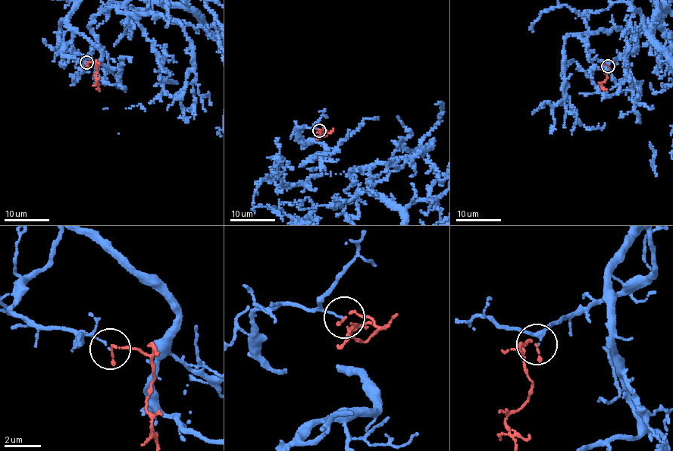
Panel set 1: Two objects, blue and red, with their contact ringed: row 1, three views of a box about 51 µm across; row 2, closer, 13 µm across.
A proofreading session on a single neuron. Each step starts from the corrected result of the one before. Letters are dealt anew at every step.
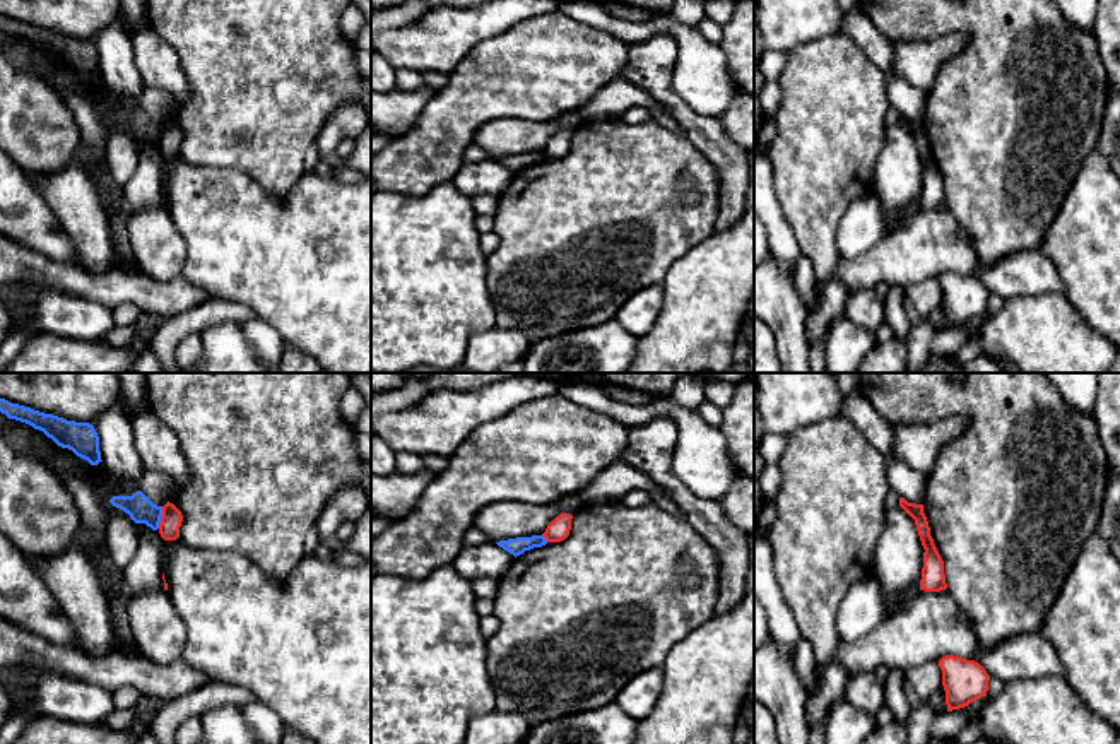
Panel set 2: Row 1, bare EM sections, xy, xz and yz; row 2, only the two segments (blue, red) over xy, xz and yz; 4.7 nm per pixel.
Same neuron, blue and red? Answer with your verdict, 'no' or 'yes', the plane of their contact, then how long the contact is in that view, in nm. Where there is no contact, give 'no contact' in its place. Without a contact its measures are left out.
no | xy | 110 nm

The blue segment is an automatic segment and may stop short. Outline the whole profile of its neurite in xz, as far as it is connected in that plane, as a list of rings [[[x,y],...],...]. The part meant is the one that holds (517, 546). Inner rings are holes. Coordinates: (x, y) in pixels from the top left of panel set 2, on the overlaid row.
[[[532,535],[532,537],[516,537],[508,540],[499,540],[496,544],[516,558],[523,554],[525,551],[545,546],[547,540],[544,535]]]

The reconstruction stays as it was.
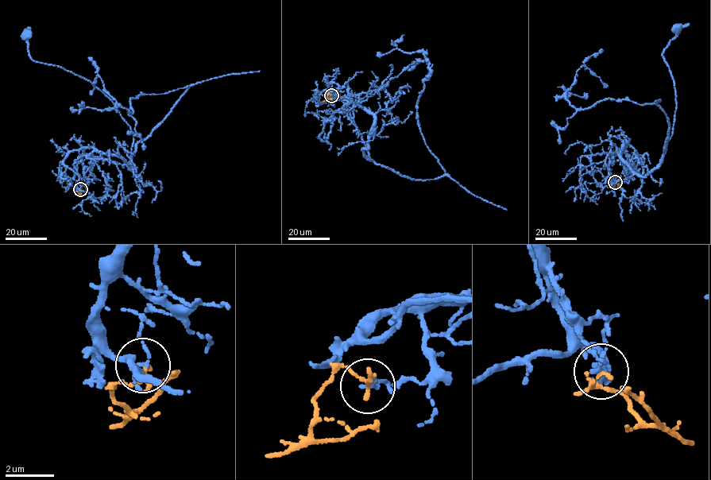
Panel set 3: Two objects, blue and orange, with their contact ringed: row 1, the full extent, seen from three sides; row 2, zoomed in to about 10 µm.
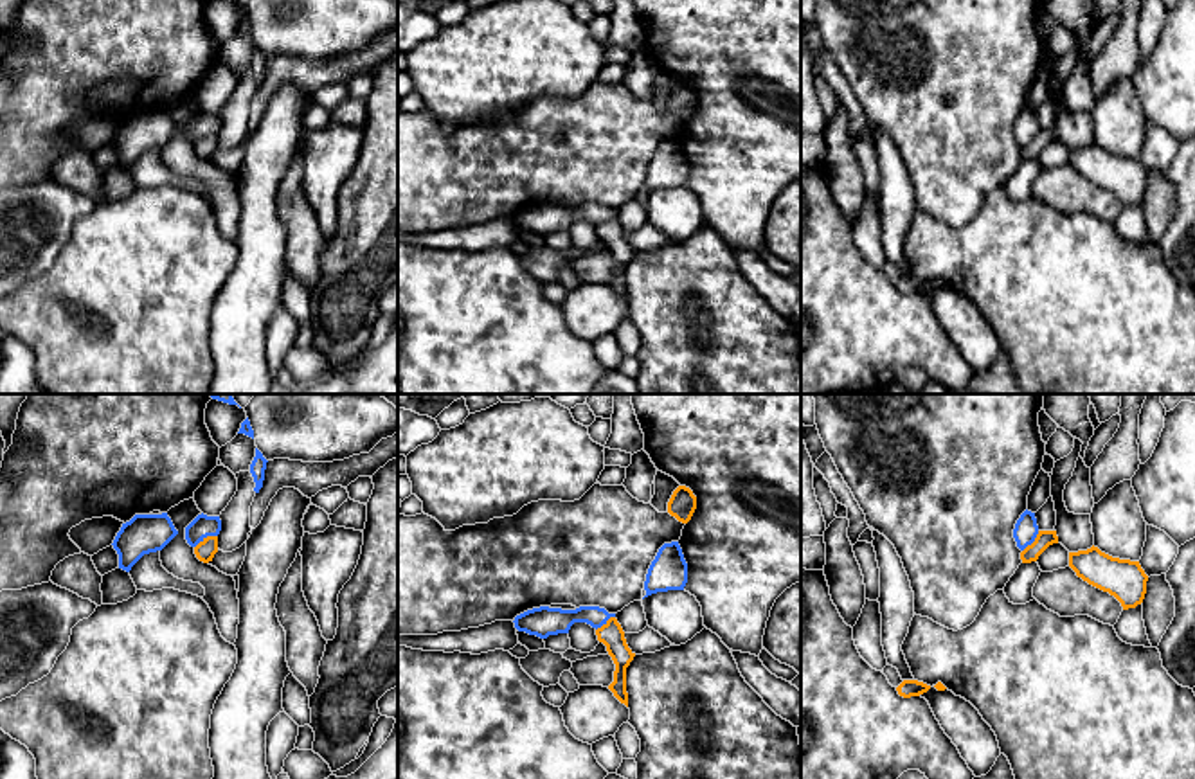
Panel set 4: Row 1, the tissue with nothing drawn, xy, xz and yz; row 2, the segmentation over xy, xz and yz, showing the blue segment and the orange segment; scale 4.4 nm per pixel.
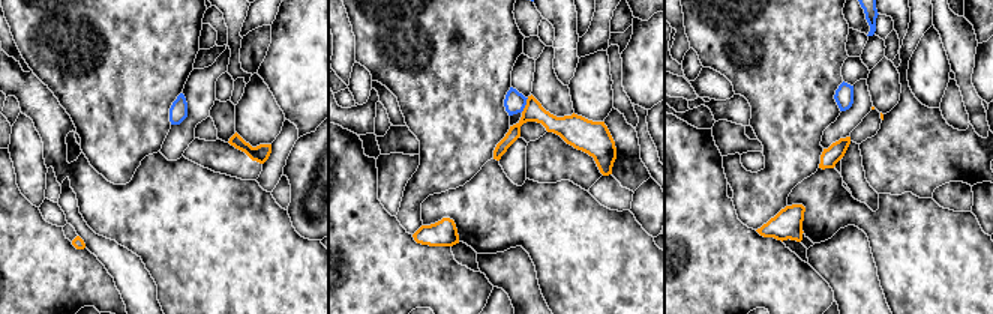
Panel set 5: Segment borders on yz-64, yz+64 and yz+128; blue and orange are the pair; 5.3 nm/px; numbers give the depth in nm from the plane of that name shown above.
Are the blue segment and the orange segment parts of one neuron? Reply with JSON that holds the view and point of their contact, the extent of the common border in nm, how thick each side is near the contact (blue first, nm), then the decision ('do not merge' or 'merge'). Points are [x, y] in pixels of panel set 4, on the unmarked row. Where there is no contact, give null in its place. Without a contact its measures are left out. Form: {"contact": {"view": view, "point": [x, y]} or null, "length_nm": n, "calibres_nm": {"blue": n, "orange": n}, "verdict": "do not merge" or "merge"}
{"contact": {"view": "xy", "point": [206, 134]}, "length_nm": 120, "calibres_nm": {"blue": 100, "orange": 90}, "verdict": "do not merge"}

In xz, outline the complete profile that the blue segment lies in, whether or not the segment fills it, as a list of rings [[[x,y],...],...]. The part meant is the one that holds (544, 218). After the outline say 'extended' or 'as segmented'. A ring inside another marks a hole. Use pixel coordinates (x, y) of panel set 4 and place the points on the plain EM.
[[[540,203],[517,212],[513,219],[518,228],[547,236],[549,232],[569,230],[574,219],[587,219],[598,227],[610,214],[615,210],[599,203],[580,203],[576,207]]]; as segmented

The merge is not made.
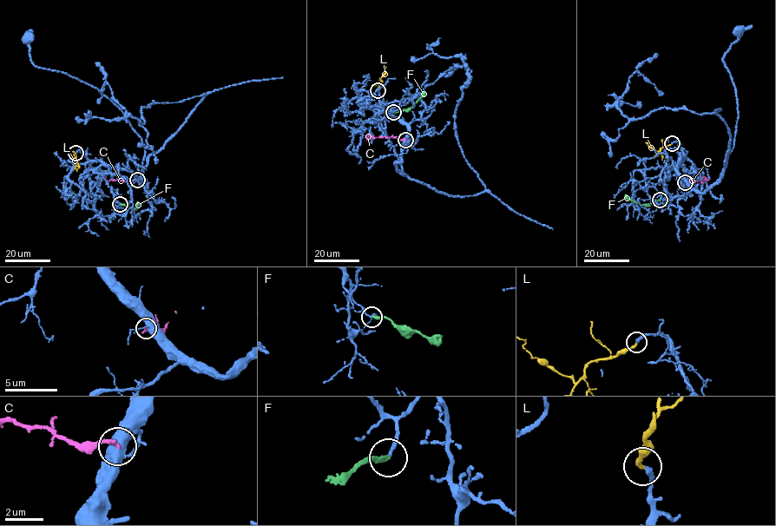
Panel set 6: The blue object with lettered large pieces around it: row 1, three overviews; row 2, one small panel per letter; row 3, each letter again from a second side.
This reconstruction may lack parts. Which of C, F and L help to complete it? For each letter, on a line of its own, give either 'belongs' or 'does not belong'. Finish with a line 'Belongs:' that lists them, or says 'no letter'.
C: does not belong
F: does not belong
L: belongs
Belongs: L

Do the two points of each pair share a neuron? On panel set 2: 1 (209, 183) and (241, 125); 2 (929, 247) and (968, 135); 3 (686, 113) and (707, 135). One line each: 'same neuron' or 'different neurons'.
1: different neurons
2: different neurons
3: same neuron

